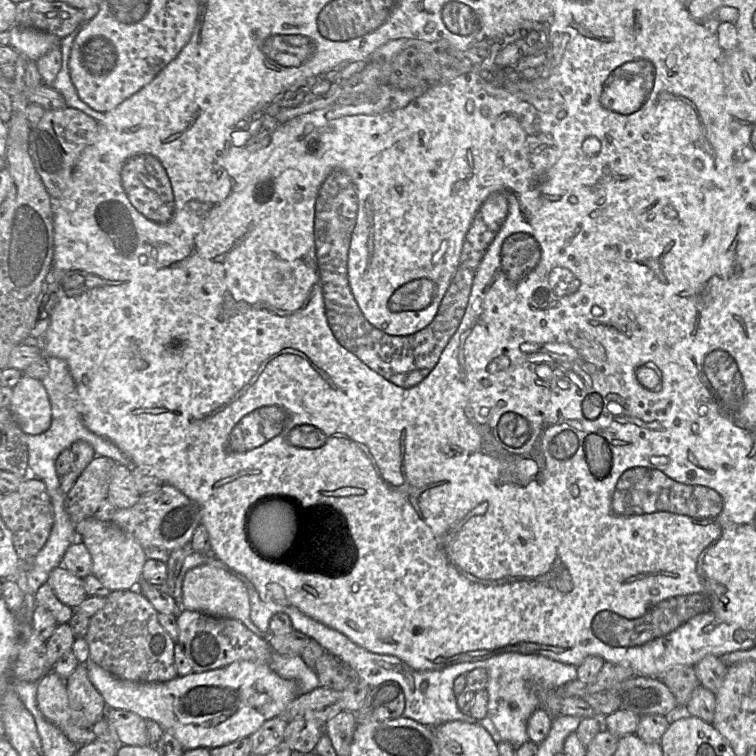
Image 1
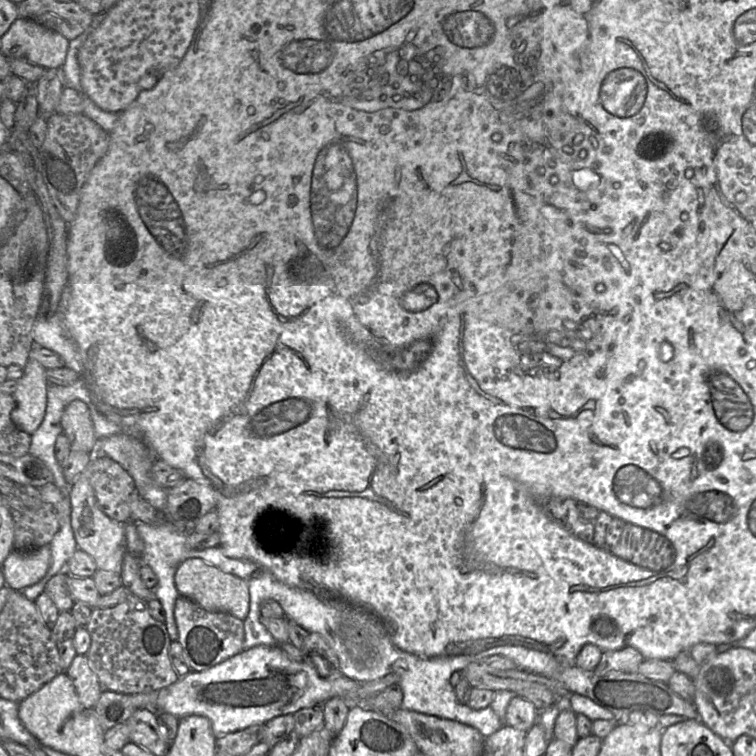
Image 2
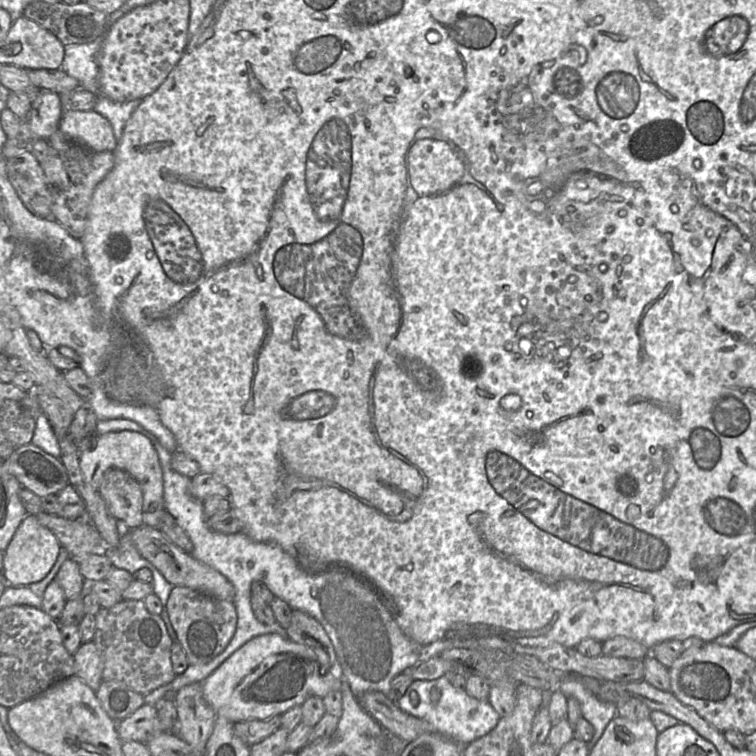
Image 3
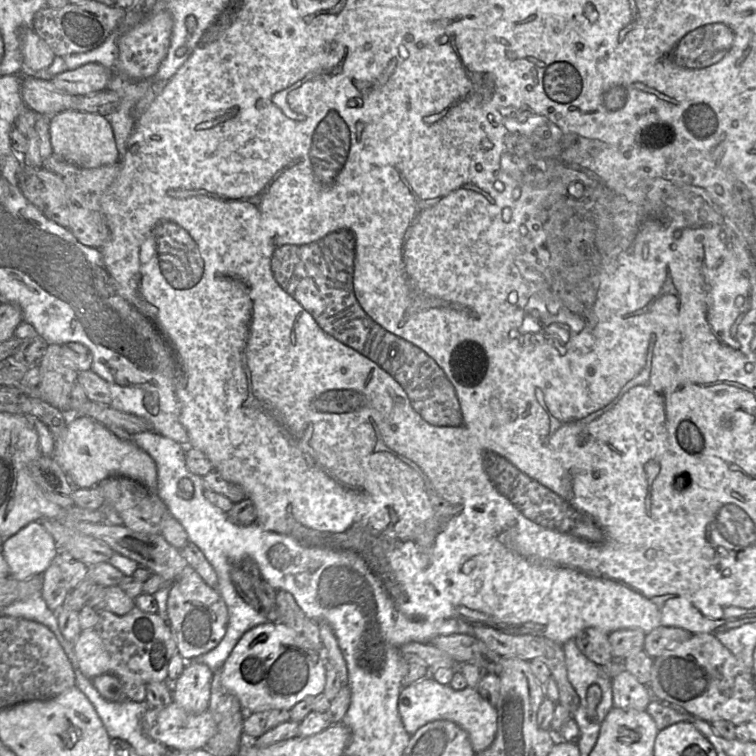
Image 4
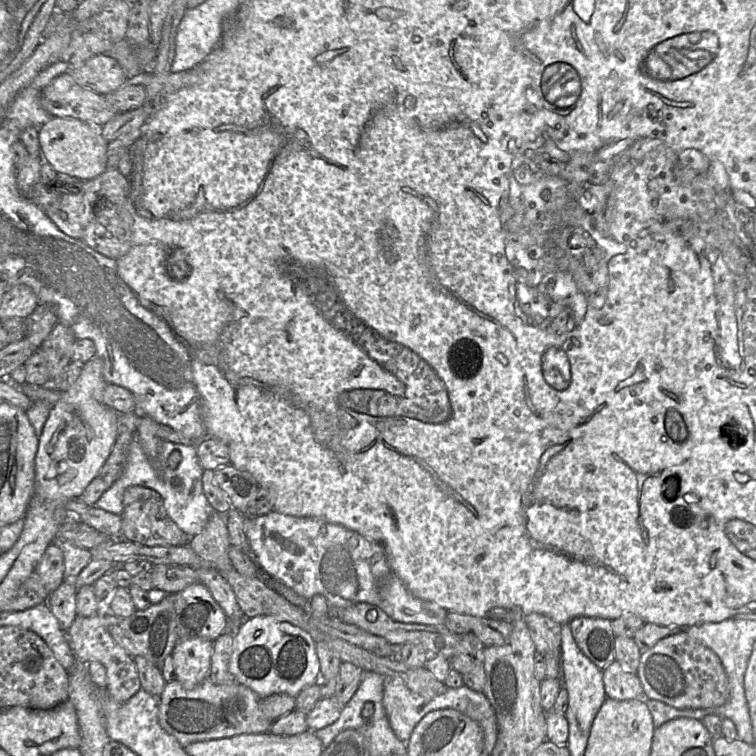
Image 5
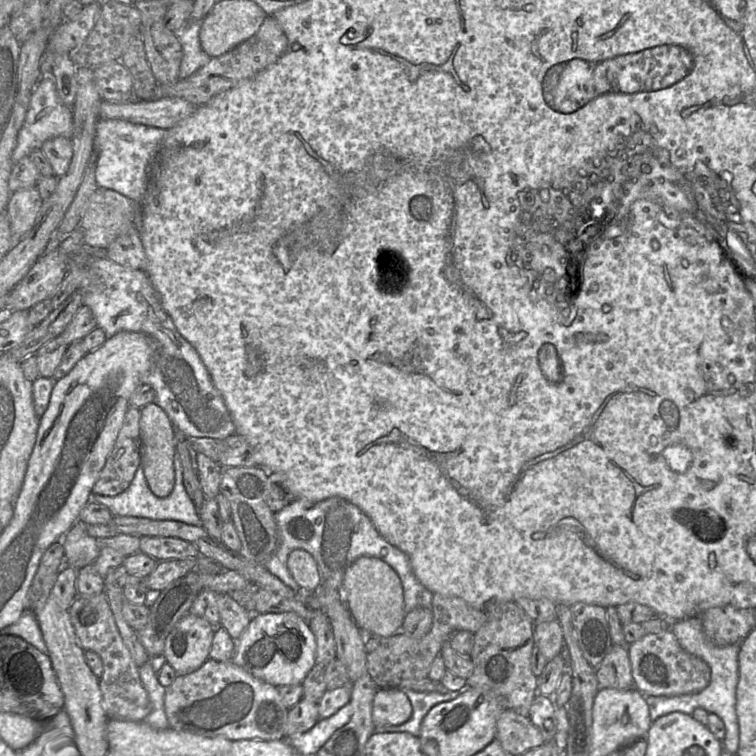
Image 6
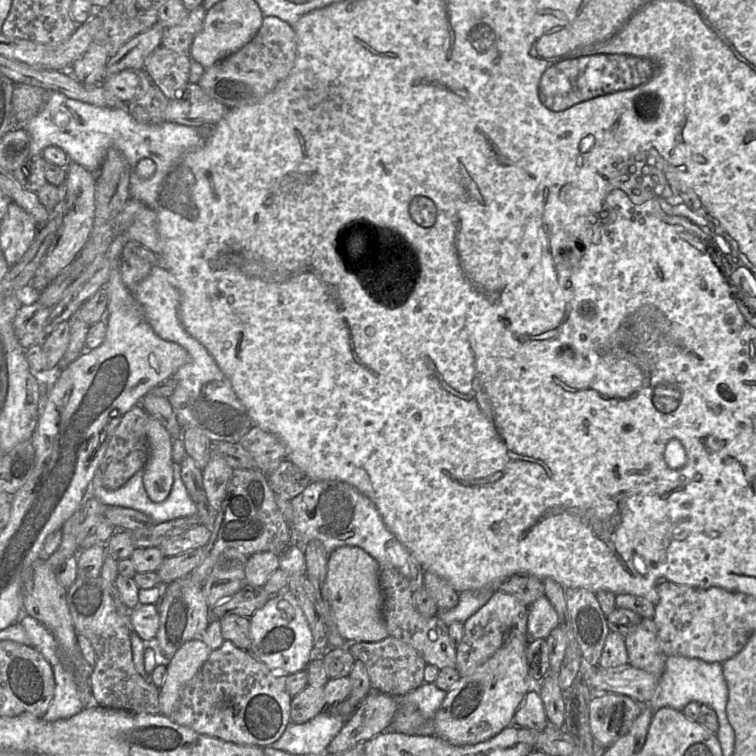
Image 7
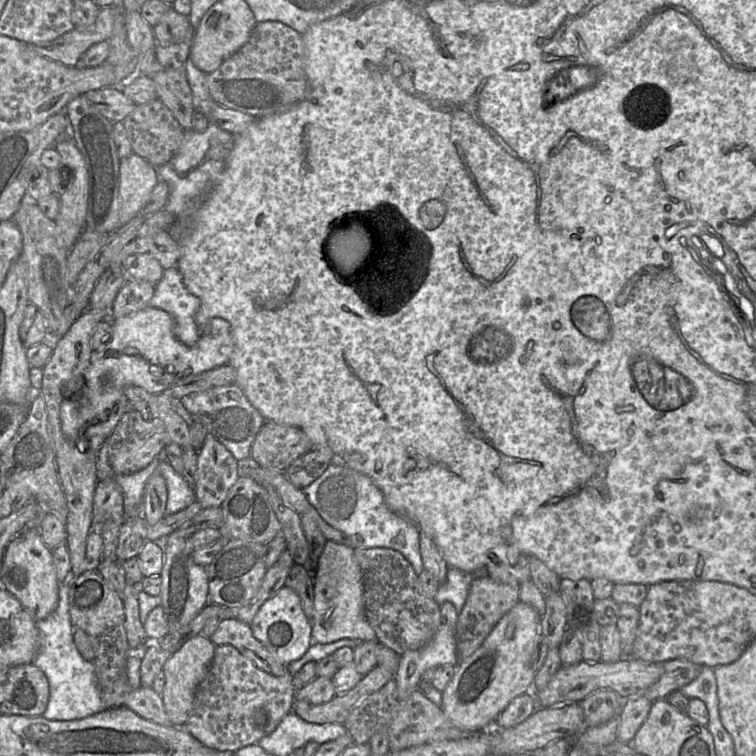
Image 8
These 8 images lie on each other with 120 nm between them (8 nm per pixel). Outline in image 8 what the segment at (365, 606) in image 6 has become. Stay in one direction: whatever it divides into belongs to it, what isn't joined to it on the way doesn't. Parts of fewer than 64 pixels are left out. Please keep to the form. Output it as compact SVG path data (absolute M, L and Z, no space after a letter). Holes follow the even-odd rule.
M327 541L319 559L314 583L313 644L327 644L340 639L375 641L377 636L367 621L364 605L362 572L352 546Z

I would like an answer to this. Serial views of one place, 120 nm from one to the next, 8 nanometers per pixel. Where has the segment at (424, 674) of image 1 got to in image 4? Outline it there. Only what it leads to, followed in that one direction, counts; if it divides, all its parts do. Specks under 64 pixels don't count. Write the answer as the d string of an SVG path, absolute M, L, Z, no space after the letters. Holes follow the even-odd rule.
M431 677L402 687L398 699L398 712L403 725L411 736L420 727L436 720L449 720L464 729L470 738L475 754L486 750L494 741L497 730L497 711L476 689L466 687L454 690Z

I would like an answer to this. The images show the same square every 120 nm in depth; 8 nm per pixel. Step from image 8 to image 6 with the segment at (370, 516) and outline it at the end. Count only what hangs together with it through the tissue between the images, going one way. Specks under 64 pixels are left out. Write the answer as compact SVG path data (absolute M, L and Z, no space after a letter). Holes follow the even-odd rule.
M330 497L317 503L305 499L293 500L275 513L278 527L278 547L263 562L264 566L294 591L304 590L291 575L287 560L295 549L309 552L316 561L320 583L340 592L346 569L358 558L369 556L383 560L400 578L405 614L415 608L432 609L433 594L416 577L408 555L390 544L376 530L369 517L356 505L340 497Z

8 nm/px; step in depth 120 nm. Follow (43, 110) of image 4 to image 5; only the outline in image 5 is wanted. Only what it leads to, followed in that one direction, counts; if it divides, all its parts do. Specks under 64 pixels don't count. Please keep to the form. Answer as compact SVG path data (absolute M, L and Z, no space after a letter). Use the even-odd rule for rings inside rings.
M69 72L42 90L40 102L53 117L75 118L97 126L105 125L118 114L105 96L78 85Z

